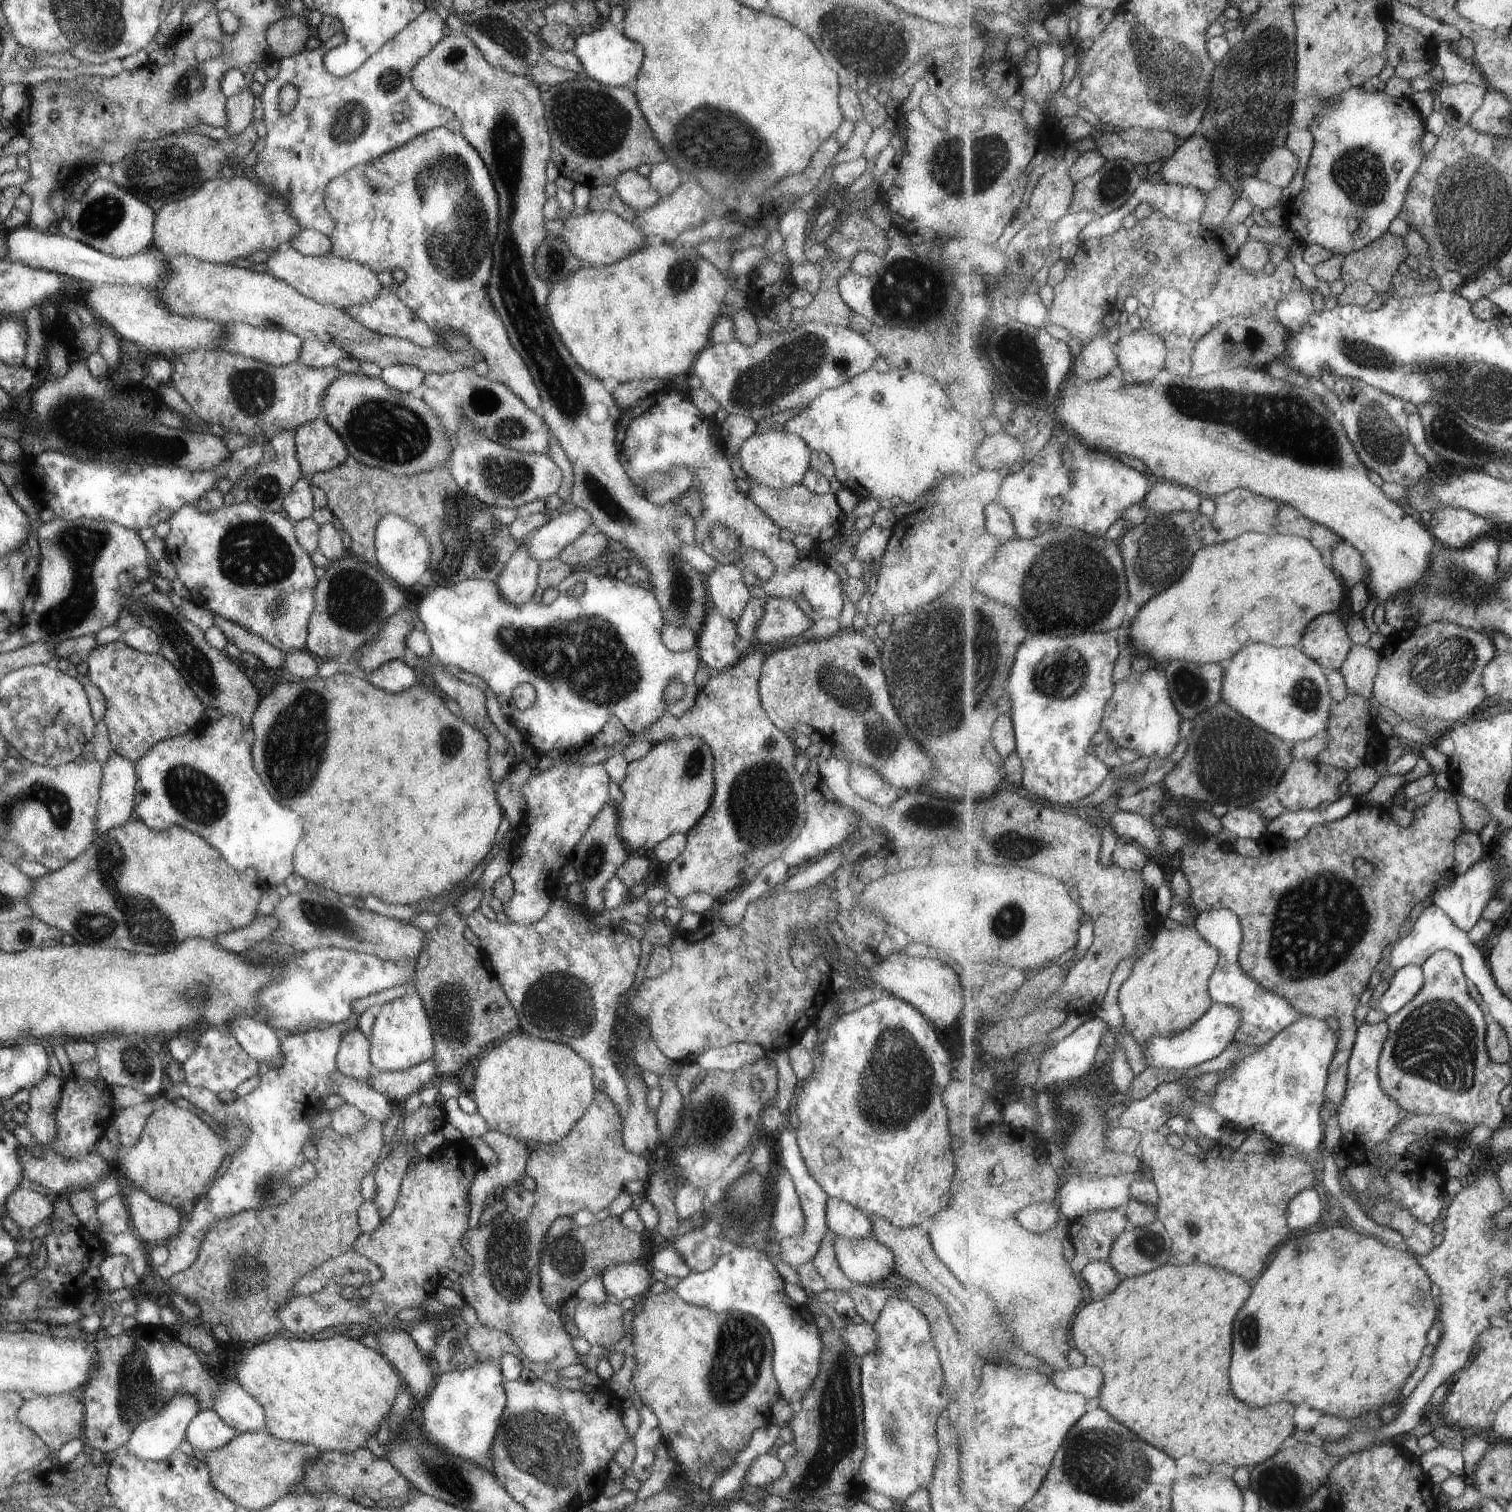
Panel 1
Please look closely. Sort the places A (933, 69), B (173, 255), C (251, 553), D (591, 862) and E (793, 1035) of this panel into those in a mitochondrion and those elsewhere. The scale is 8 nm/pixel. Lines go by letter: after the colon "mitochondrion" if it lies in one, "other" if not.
A: other
B: other
C: mitochondrion
D: mitochondrion
E: other

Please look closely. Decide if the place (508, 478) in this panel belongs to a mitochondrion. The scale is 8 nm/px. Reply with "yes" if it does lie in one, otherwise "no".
yes

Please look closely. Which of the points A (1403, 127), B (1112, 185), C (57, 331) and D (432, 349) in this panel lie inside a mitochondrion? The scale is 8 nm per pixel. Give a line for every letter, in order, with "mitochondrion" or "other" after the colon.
A: other
B: mitochondrion
C: other
D: other

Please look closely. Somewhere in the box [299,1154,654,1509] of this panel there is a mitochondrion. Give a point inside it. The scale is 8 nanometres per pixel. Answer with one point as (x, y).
(543, 1443)

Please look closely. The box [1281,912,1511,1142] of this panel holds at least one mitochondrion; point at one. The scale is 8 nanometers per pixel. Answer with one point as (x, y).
(1432, 1044)

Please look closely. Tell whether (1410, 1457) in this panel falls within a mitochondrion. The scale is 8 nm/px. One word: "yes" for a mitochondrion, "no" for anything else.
no

